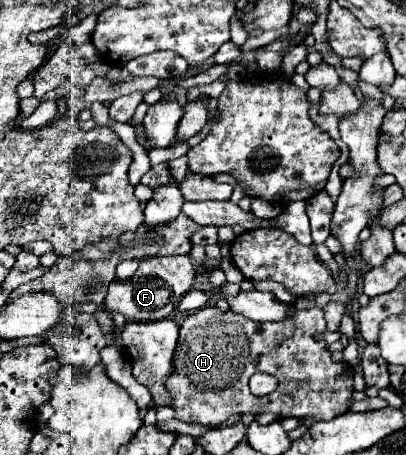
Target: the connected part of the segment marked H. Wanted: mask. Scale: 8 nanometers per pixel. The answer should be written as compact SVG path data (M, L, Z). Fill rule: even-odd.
M203 307L195 315L187 317L181 323L181 335L177 343L177 375L173 375L173 391L177 391L177 399L173 401L173 409L177 419L187 423L201 423L201 425L219 425L233 413L275 413L277 417L295 417L301 425L311 427L317 421L331 421L333 417L349 411L349 405L353 403L353 375L355 367L345 361L331 359L329 351L321 341L315 341L314 334L317 332L315 324L326 326L322 308L310 310L297 310L293 319L283 319L277 323L257 323L245 315L237 315L233 311L221 313L217 307ZM311 323L314 329L311 334L309 330L299 327L301 324ZM255 371L271 373L279 379L277 391L257 397L249 393L249 377Z

